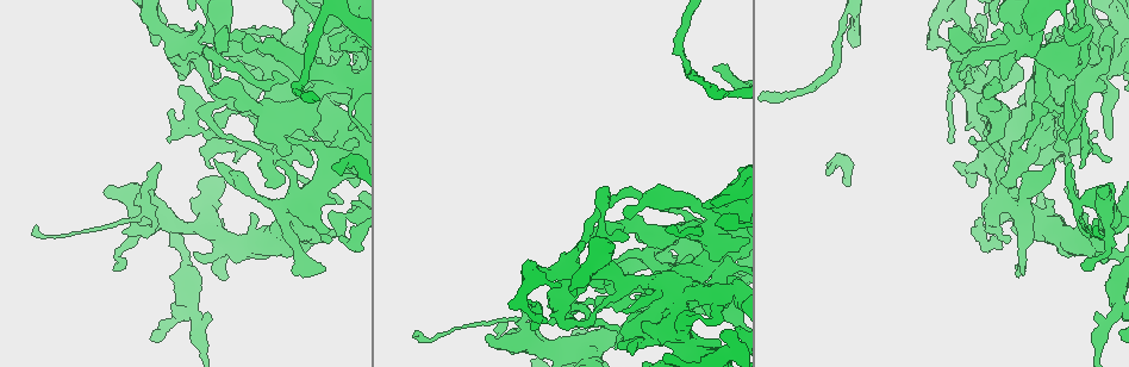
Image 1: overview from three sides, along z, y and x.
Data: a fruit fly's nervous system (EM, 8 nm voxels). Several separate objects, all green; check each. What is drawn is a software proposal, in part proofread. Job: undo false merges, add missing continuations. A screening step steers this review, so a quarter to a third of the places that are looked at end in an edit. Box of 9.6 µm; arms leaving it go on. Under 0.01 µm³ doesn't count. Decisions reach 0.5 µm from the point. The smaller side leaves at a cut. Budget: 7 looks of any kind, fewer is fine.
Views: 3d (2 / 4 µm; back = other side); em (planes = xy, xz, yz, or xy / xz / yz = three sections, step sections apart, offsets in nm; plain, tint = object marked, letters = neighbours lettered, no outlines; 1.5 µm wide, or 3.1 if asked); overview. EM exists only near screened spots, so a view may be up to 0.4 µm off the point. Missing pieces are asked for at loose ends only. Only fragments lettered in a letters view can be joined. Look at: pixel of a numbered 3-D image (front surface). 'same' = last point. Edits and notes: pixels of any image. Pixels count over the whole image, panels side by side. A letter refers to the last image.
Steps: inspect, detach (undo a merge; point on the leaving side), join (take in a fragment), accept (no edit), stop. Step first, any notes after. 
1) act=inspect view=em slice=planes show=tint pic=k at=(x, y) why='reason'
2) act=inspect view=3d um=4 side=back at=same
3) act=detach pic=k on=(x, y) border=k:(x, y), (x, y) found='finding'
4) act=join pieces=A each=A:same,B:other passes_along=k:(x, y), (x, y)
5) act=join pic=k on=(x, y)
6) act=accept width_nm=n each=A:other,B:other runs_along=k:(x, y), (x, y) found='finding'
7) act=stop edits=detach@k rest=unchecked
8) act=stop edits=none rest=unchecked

act=inspect view=3d um=4 pic=1 at=(702, 235) why='end of a long branch'

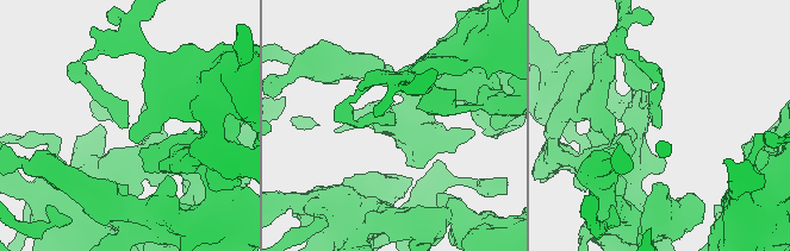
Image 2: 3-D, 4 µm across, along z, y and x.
act=inspect view=em slice=planes show=letters pic=2 at=(127, 126)

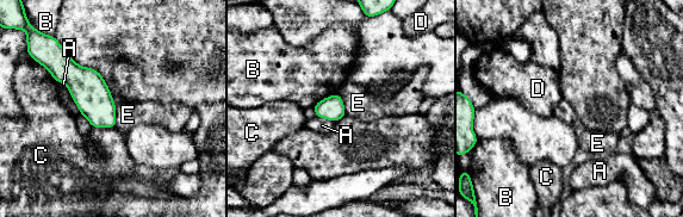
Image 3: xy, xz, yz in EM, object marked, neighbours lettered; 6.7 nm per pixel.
act=accept width_nm=160 each=A:other,B:other,C:other,D:other,E:other border=3:(336, 93), (342, 99), (346, 113) found='none of them fits'

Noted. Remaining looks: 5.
act=inspect view=em slice=planes show=letters pic=1 at=(339, 9) why='abrupt turn'

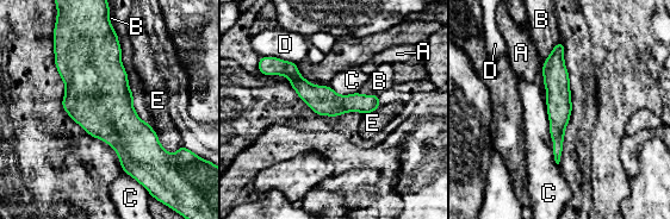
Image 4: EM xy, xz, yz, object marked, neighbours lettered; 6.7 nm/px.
act=accept longest_contact=C:440nm each=A:other,B:other,C:other,D:other,E:other border=4:(545, 100), (552, 155), (557, 164) found='all the same neuron'

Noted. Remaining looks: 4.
act=inspect view=em slice=planes show=plain pic=1 at=(351, 128) why='thick end'

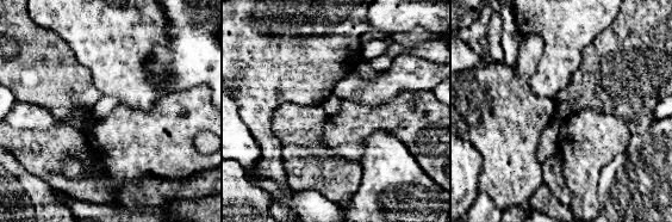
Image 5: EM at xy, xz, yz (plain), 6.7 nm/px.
act=inspect view=em slice=planes show=tint at=same why='with the object marked'

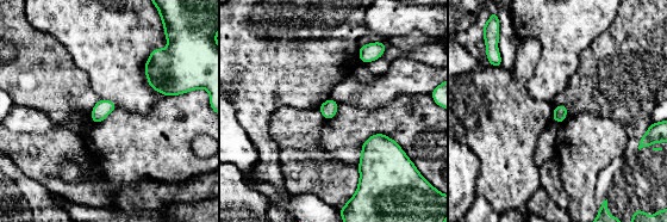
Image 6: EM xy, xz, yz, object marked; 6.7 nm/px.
act=inspect view=em slice=planes show=letters at=same why='see the neighbours'

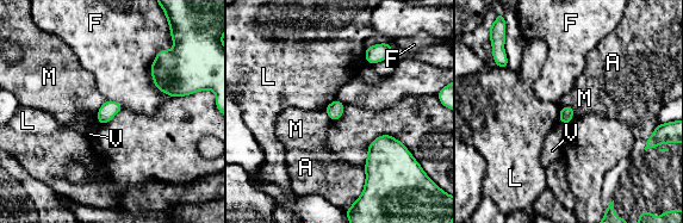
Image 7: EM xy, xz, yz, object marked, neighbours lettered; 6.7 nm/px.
act=accept each=A:other,F:other,L:other,M:other,V:other border=7:(160, 49), (150, 75), (173, 97) found='no lettered fragment goes on from it'

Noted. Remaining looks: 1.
act=stop edits=none rest=unchecked

